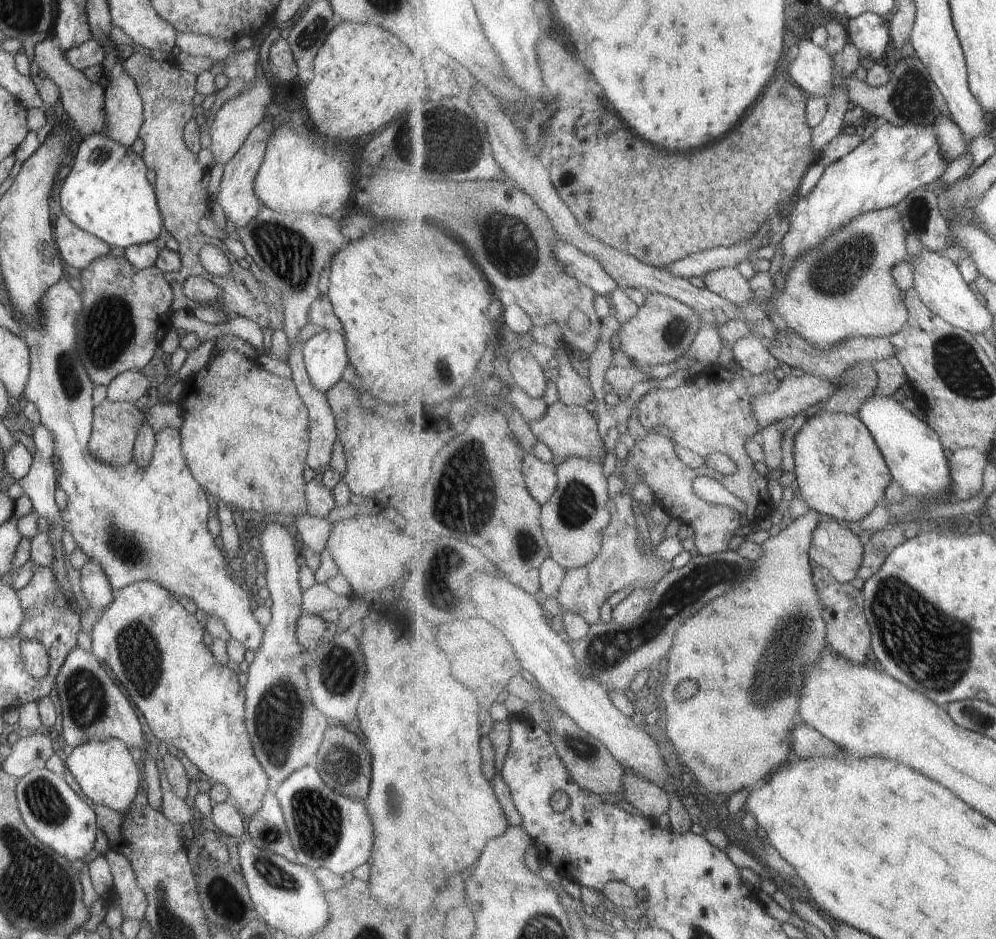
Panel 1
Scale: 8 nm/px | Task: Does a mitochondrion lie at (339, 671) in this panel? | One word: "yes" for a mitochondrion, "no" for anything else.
yes

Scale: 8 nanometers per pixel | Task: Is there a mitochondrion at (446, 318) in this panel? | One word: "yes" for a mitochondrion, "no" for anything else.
no

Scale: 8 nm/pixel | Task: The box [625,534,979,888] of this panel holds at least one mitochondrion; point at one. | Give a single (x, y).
(942, 651)

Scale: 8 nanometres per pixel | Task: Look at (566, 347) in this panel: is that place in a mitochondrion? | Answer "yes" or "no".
no

